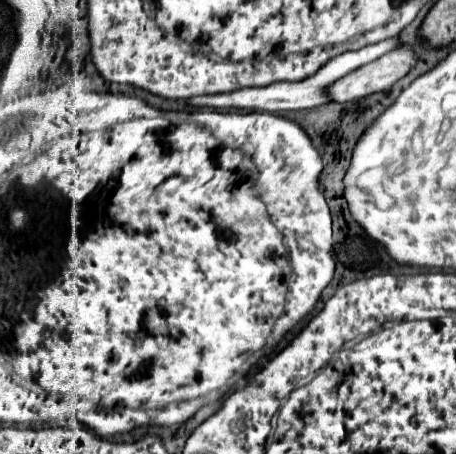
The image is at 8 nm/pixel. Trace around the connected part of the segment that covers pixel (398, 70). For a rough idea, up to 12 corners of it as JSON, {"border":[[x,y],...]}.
{"border":[[412,47],[394,49],[334,81],[326,95],[346,103],[388,87],[414,67]]}

